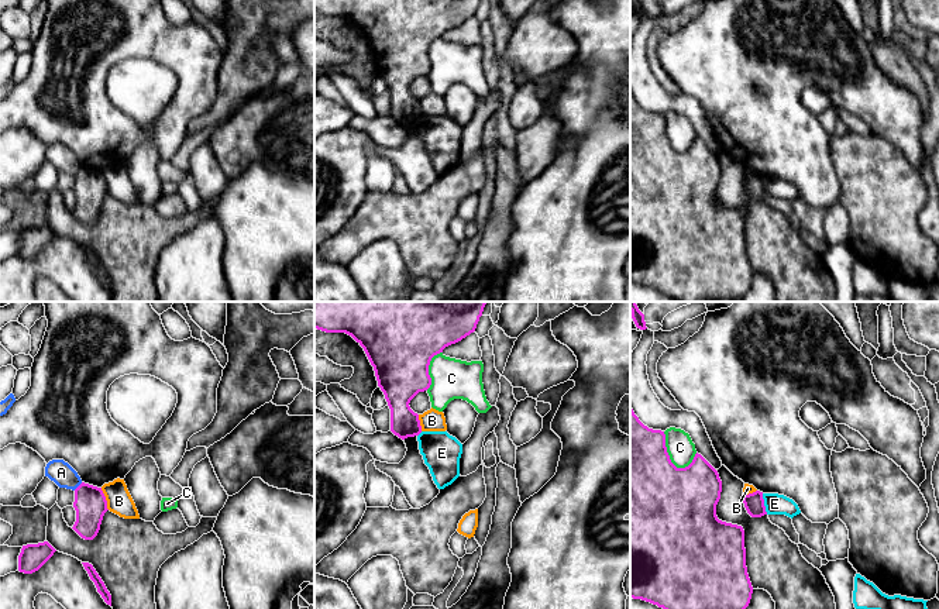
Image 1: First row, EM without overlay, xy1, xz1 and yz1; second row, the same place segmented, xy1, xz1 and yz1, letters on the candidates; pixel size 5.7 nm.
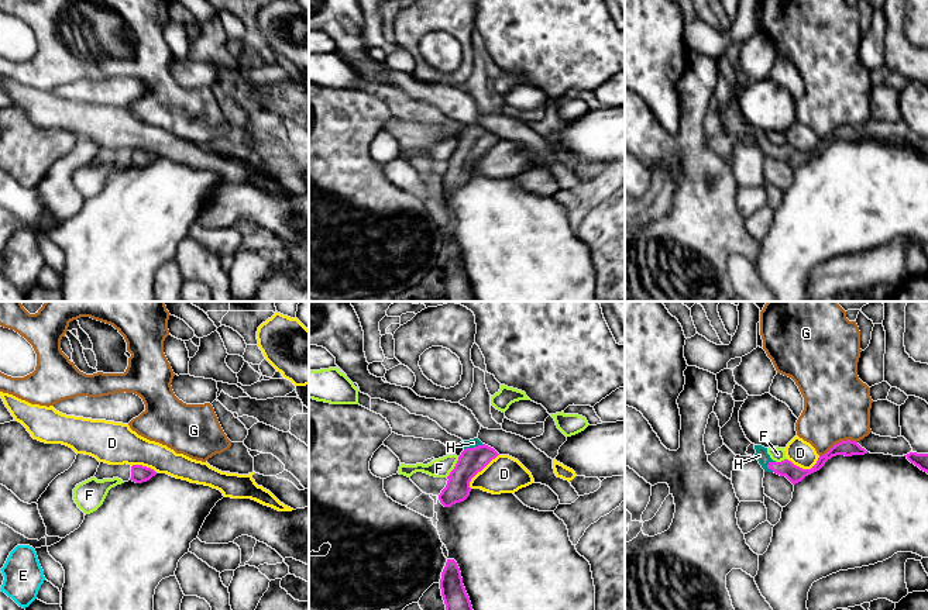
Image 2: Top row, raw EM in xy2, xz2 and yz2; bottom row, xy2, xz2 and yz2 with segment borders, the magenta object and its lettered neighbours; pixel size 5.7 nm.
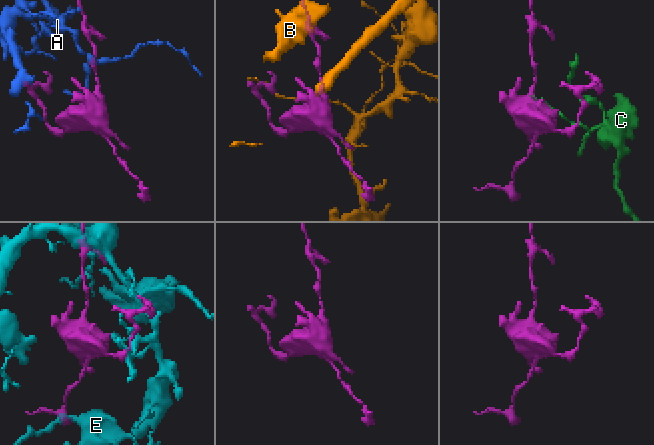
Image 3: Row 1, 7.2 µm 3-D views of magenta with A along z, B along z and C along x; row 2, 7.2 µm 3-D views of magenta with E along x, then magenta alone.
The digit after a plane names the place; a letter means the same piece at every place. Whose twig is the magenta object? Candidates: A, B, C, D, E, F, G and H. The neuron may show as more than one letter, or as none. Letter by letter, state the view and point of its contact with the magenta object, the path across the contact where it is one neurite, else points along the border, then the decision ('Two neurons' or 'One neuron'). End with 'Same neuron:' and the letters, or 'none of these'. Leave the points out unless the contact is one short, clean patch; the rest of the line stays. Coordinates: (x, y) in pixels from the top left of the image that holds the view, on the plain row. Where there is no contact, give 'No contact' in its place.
A: Touches magenta at xy1 (79, 169). Two neurons
B: Touches magenta at xy1 (105, 183). Boundary: xy1 (100, 172), (109, 193). Two neurons
C: Touches magenta at yz1 (667, 138). Two neurons
D: Touches magenta at xz2 (480, 155). Boundary: xz2 (498, 138), (471, 164), (470, 172). Two neurons
E: Touches magenta at yz1 (763, 188). Two neurons
F: Touches magenta at xz2 (454, 151). Boundary: xz2 (459, 141), (454, 152), (446, 161). Two neurons
G: Touches magenta at yz2 (838, 127). Boundary: yz2 (856, 126), (838, 126), (820, 141). Two neurons
H: Touches magenta at xz2 (474, 131). Path across: xz2 (471, 145), (474, 142), (474, 131), (473, 127). One neuron
Same neuron: H

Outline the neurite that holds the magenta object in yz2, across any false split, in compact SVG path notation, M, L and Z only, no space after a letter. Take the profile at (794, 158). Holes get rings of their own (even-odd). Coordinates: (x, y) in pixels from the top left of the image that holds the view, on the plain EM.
M846 124L835 128L825 139L819 141L817 148L811 154L802 154L788 144L784 144L781 147L773 145L767 138L767 132L762 130L755 130L755 134L755 142L759 145L764 156L774 156L780 161L786 161L793 169L801 166L805 161L819 155L832 141L852 141L867 138L867 135L862 132L857 127Z

